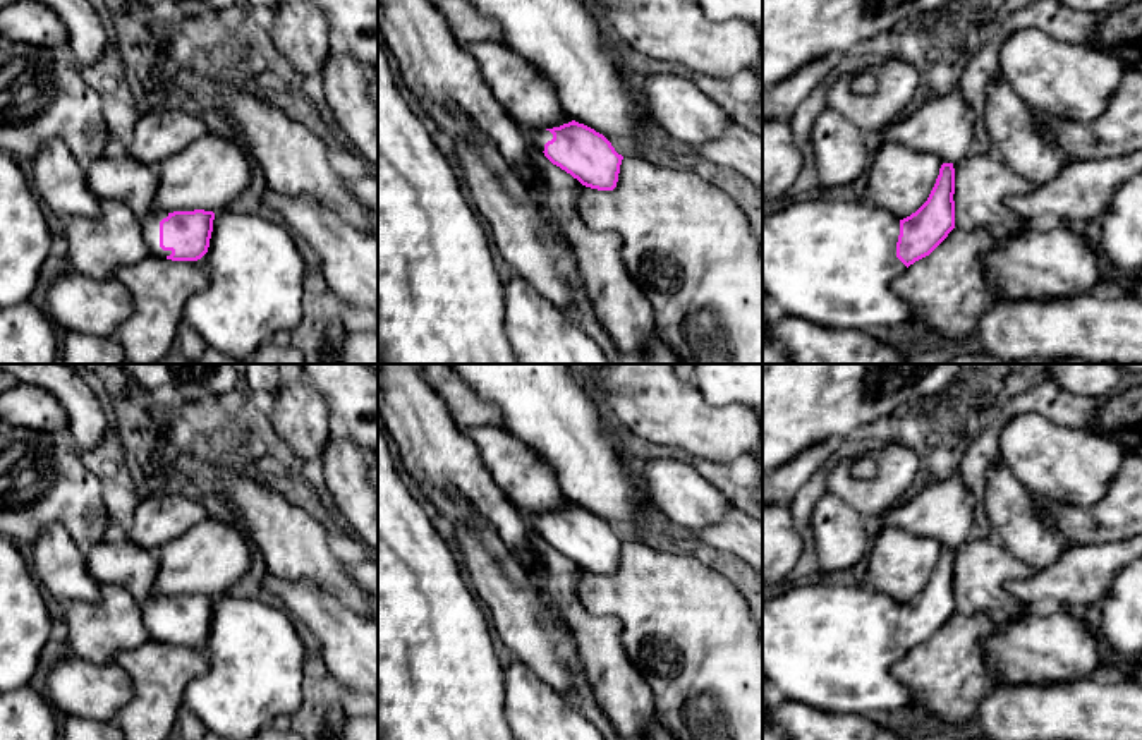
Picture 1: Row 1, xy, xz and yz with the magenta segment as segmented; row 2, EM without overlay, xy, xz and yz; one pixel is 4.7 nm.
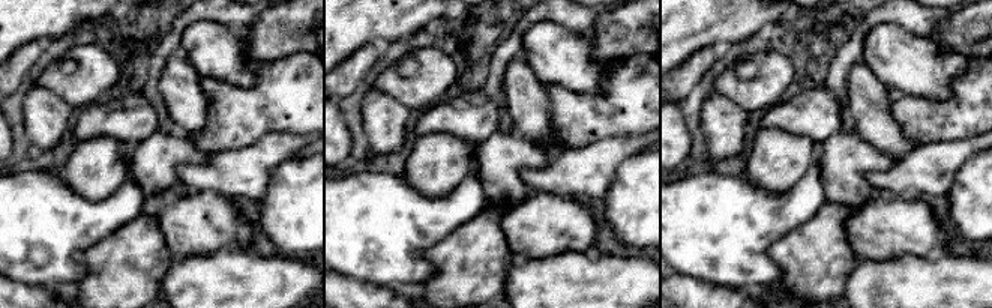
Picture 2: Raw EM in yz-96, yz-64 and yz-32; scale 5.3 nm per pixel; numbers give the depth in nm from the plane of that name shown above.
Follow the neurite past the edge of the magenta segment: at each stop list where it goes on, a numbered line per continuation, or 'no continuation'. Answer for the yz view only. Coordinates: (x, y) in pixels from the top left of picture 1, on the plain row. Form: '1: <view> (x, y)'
1: yz (832, 648)

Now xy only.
1: xy (150, 610)

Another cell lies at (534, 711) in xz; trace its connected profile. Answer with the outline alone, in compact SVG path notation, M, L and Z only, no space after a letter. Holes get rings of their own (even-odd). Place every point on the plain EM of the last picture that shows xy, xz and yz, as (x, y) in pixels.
M520 661L503 666L505 718L515 740L604 740L584 714Z

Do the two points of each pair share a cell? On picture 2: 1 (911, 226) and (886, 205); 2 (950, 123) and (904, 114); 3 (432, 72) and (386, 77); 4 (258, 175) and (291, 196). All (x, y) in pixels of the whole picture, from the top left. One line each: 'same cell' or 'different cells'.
1: same cell
2: same cell
3: same cell
4: different cells

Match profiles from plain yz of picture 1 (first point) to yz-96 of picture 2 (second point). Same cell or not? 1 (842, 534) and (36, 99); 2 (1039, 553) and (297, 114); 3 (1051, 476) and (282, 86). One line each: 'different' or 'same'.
1: same
2: different
3: different

